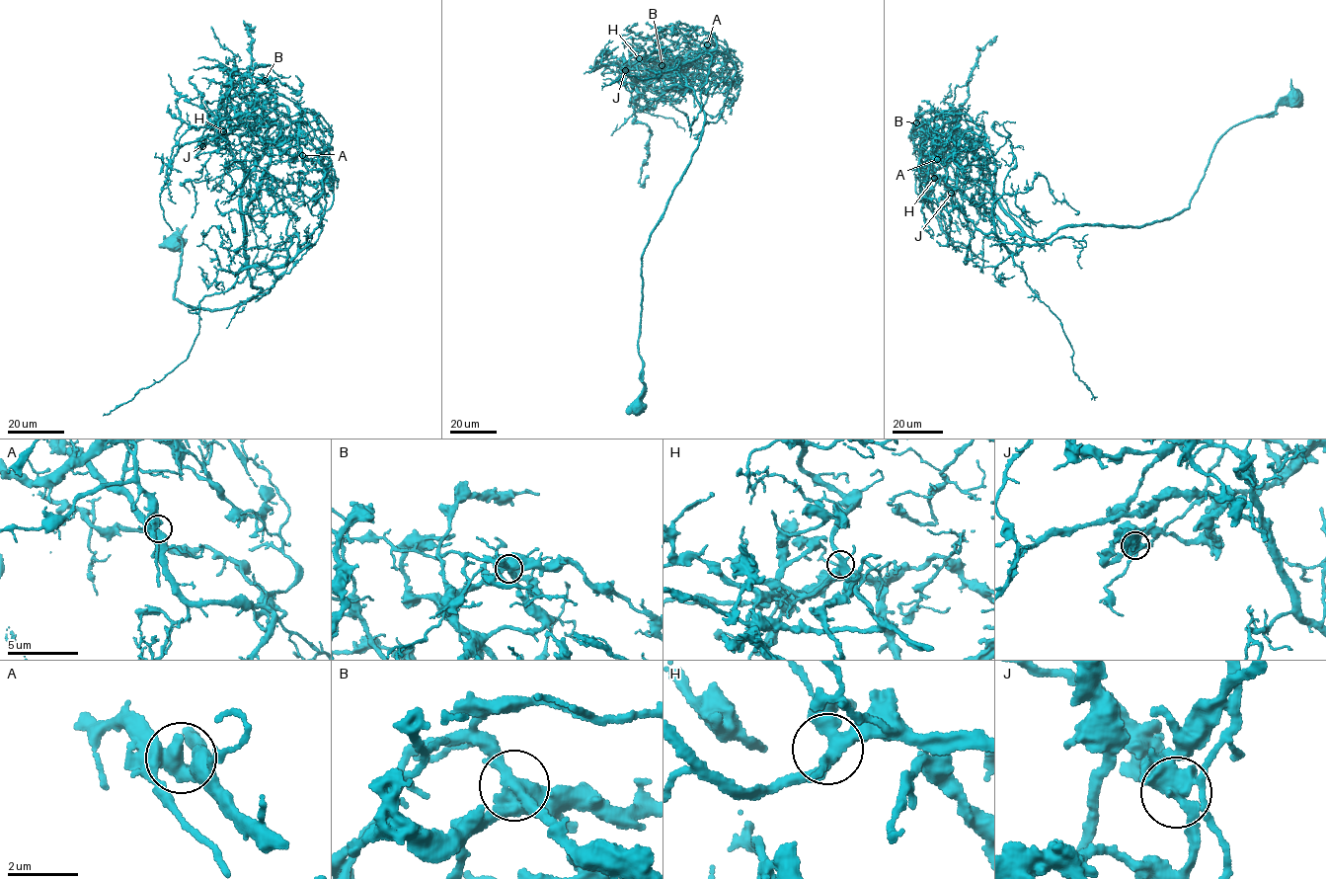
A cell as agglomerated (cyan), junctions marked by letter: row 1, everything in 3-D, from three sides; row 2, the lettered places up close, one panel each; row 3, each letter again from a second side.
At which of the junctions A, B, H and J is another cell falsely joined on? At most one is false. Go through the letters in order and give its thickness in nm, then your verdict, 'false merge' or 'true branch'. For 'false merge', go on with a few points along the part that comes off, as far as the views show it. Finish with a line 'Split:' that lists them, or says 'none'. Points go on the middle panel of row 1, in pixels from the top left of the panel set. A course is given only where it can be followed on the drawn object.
A: 400 nm | true branch
B: 400 nm | true branch
H: 420 nm | true branch
J: 360 nm | true branch
Split: none

